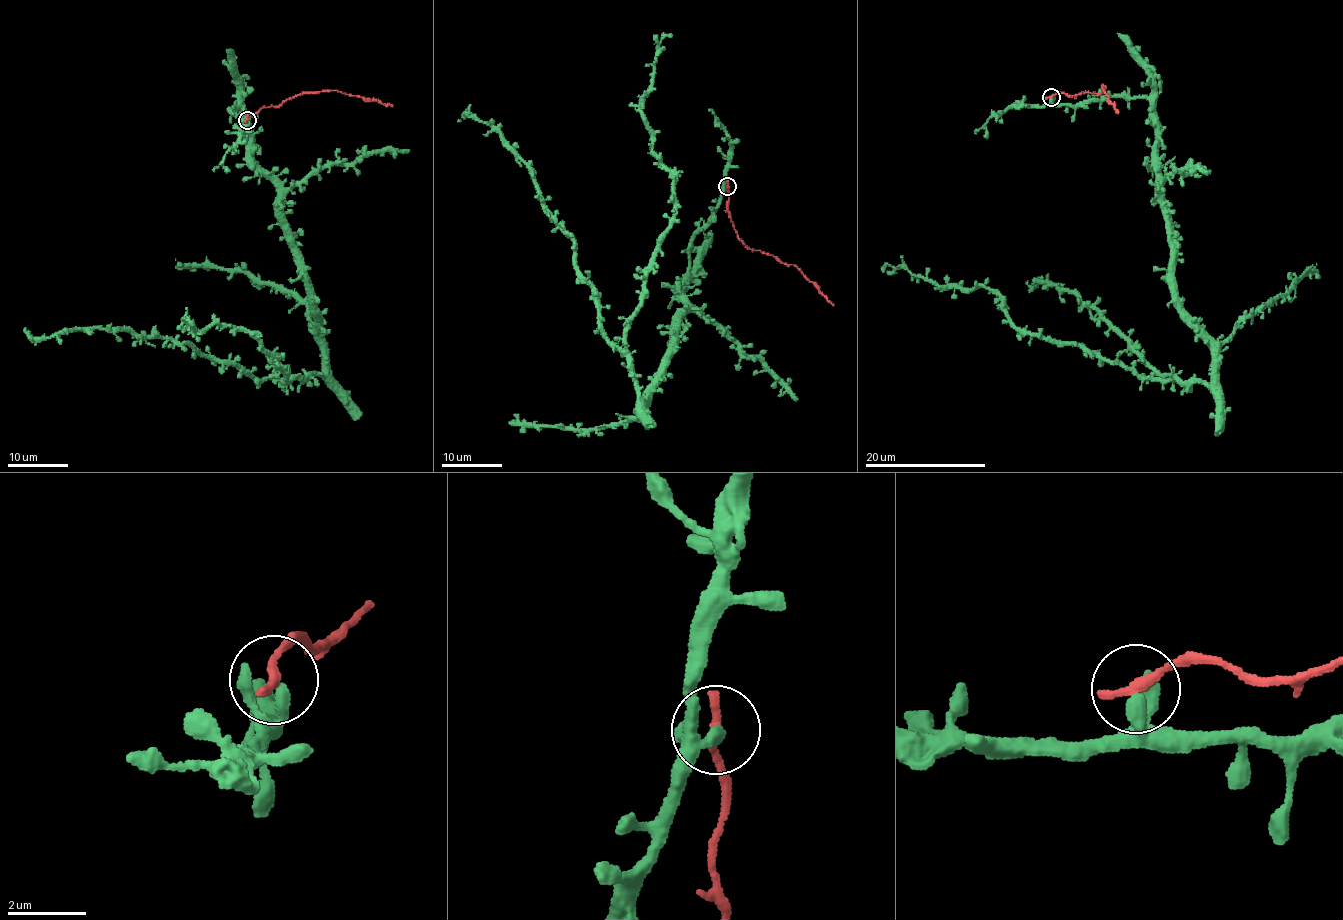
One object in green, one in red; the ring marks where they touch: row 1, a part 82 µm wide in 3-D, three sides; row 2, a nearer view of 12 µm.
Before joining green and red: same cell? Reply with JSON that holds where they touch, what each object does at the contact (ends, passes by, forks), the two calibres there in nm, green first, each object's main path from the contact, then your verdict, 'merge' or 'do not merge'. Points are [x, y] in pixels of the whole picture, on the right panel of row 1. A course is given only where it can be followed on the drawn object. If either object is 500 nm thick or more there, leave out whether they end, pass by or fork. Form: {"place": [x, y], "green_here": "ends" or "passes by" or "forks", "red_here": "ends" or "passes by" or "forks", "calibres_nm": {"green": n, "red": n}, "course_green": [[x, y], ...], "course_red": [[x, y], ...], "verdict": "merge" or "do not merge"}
{"place": [1051, 97], "green_here": "ends", "red_here": "ends", "calibres_nm": {"green": 340, "red": 320}, "course_green": [[1051, 98], [1148, 99], [1175, 303], [1211, 348], [1209, 384], [1143, 379], [1019, 332], [984, 286], [882, 271]], "course_red": [[1051, 97], [1057, 93], [1096, 93], [1105, 85], [1101, 87], [1118, 113]], "verdict": "do not merge"}

